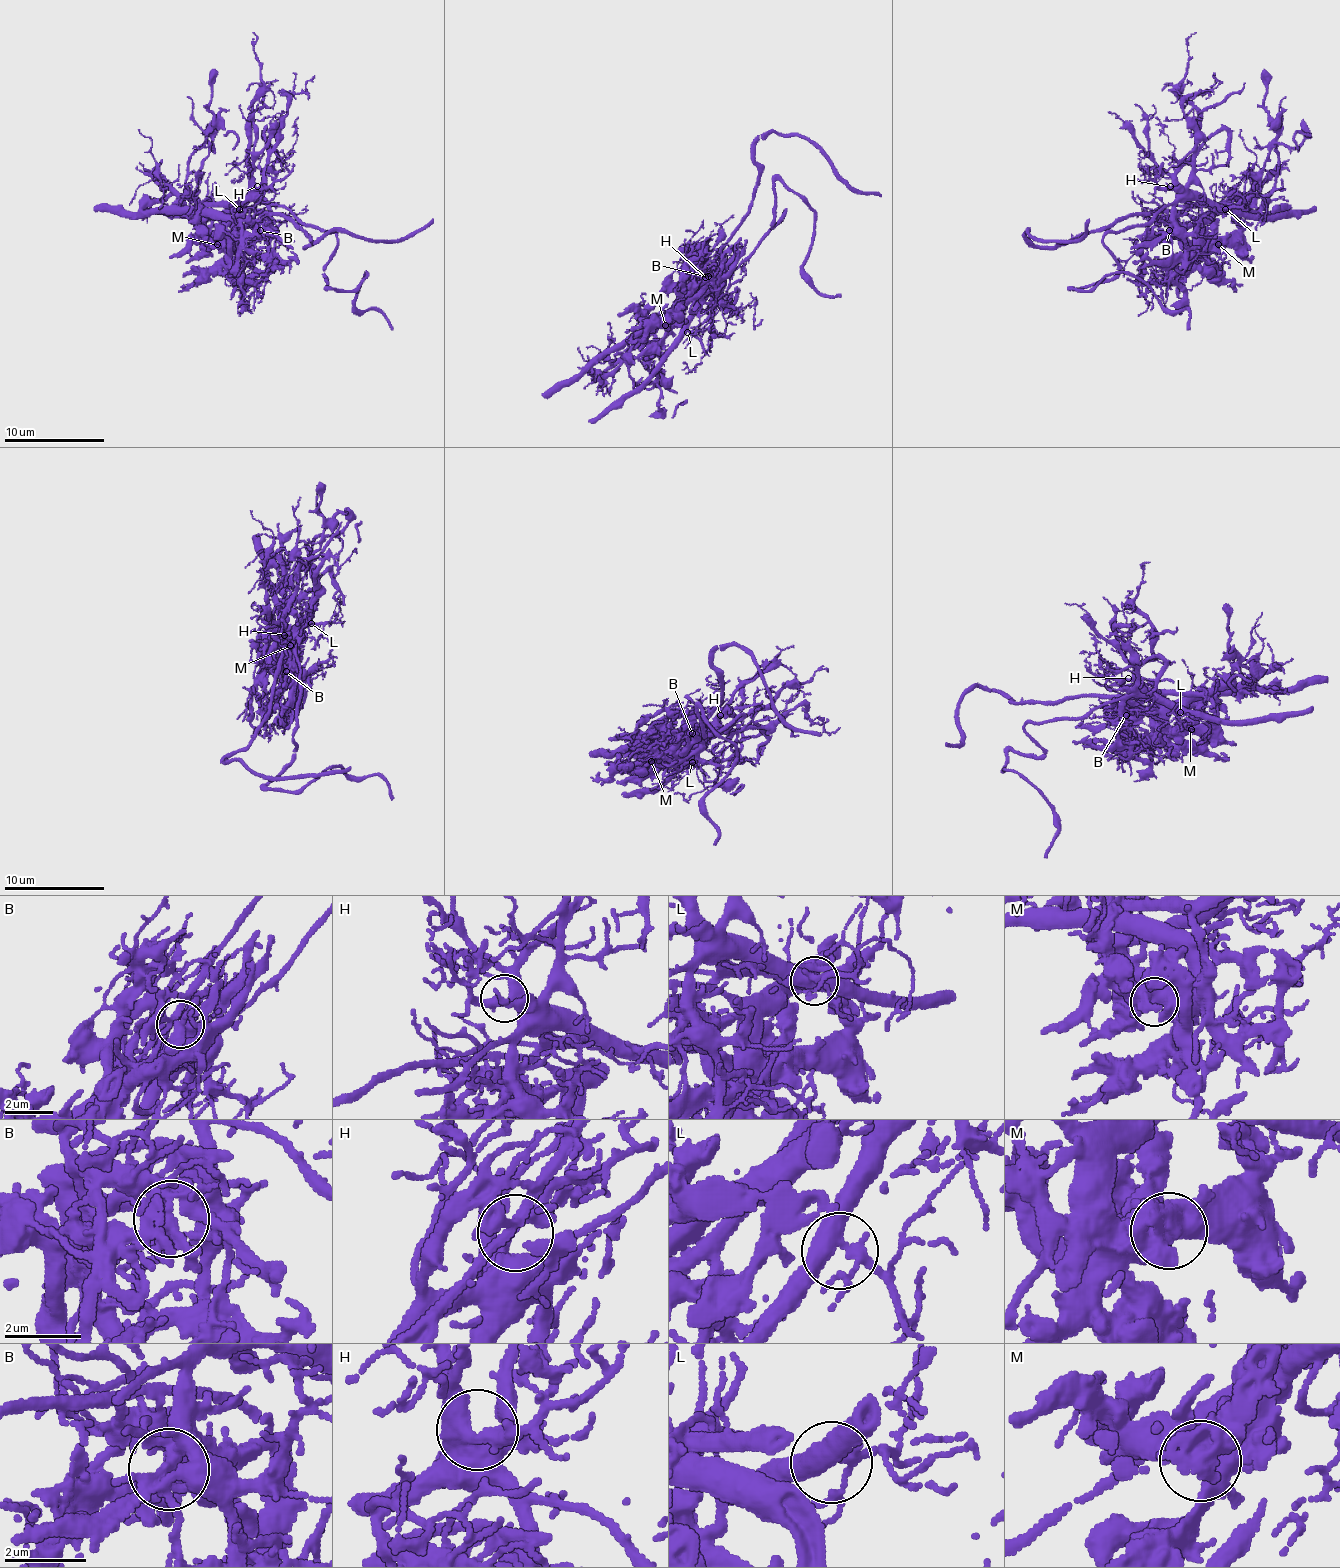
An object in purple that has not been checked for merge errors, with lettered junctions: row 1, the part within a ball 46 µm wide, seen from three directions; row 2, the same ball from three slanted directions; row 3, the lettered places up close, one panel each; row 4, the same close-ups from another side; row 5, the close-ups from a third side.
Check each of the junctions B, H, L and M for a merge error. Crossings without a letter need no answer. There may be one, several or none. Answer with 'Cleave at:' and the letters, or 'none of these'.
Cleave at: B

